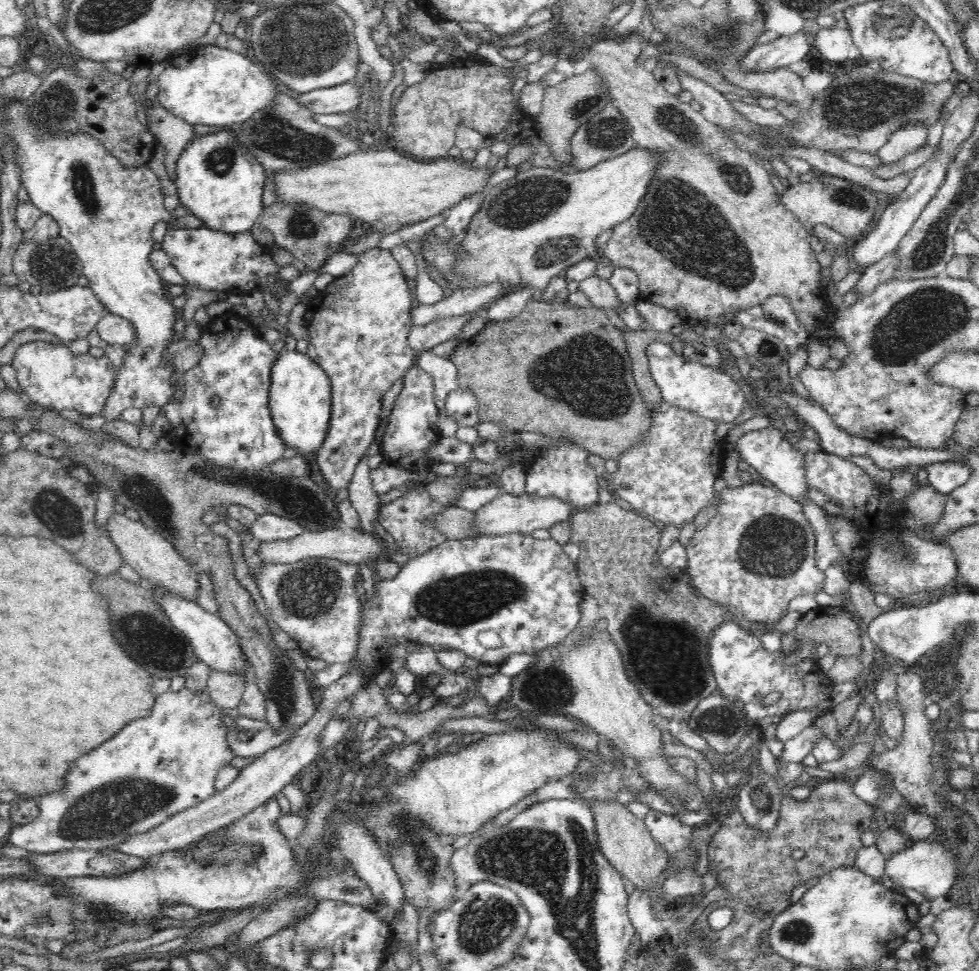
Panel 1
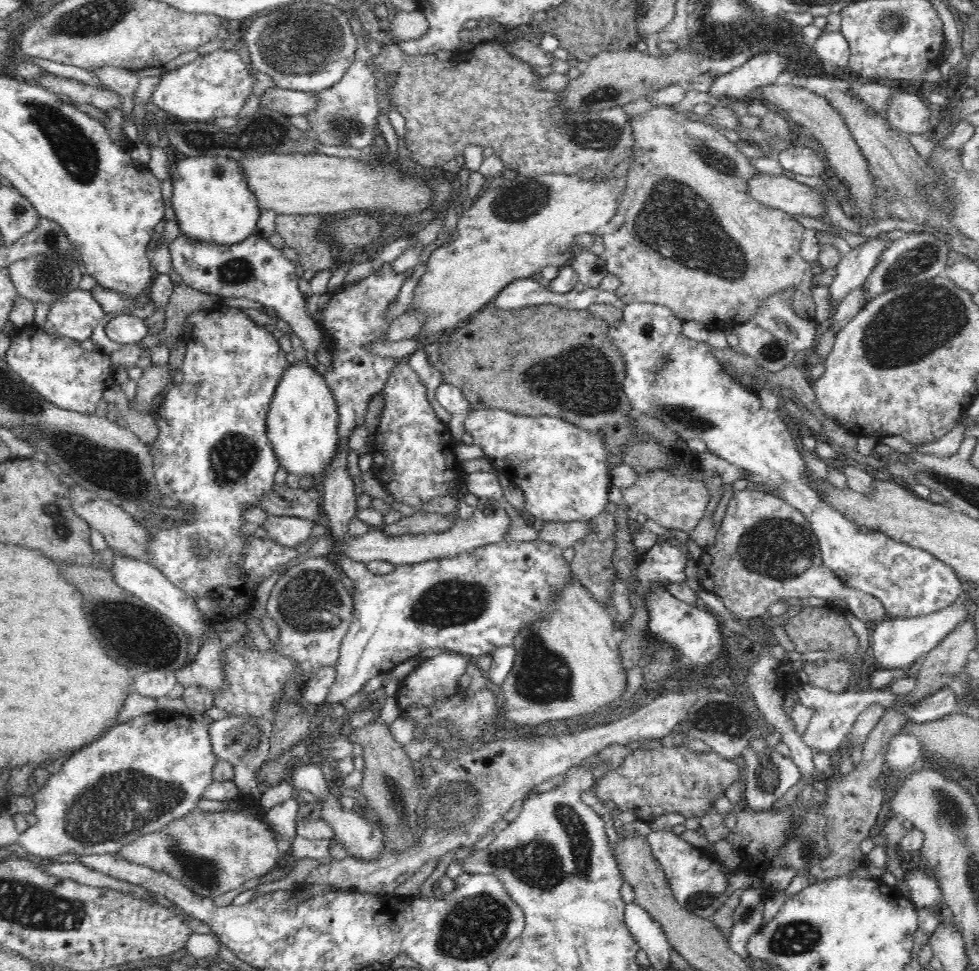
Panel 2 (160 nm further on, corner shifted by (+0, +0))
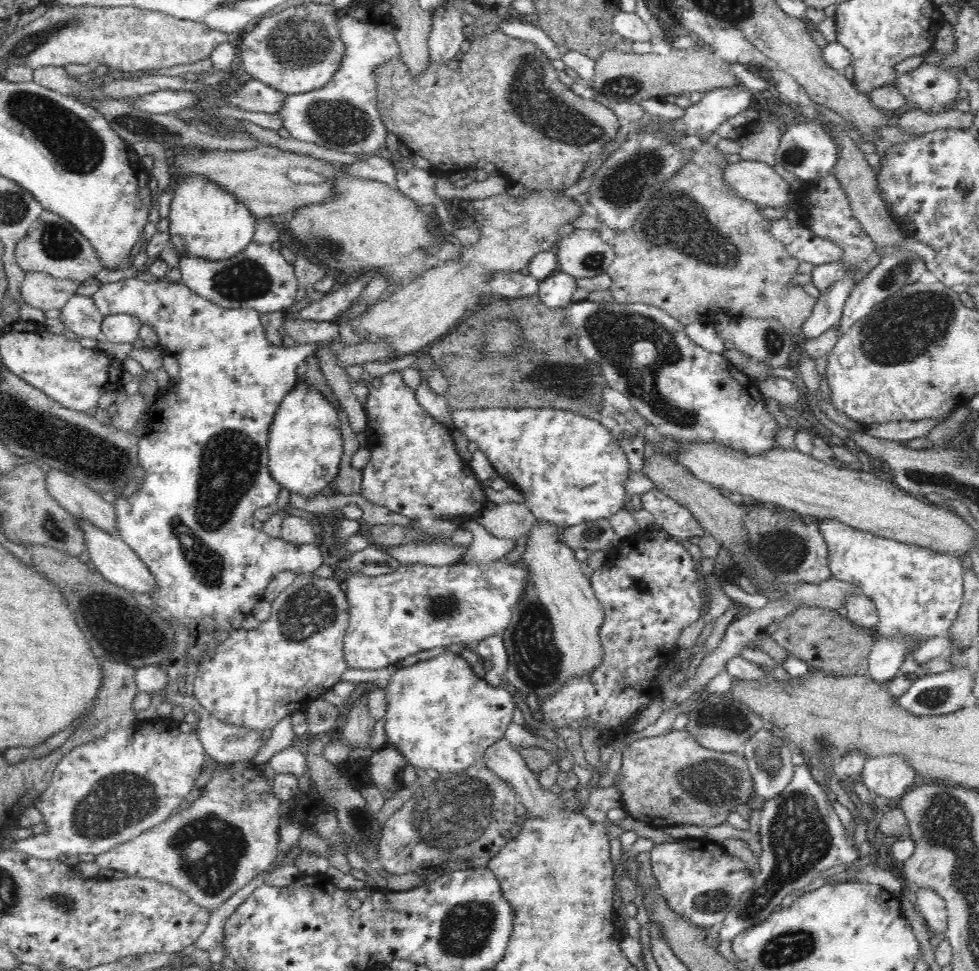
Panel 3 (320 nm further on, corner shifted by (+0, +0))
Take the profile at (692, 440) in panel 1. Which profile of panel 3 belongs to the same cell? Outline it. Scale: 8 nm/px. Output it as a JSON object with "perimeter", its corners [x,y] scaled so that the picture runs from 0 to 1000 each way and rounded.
{"perimeter":[[[668,504],[655,511],[657,523],[666,528],[669,538],[693,556],[720,550],[709,530],[675,505]]]}

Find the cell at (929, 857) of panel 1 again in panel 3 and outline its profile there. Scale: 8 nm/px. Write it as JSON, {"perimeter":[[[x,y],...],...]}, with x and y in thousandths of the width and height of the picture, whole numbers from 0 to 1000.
{"perimeter":[[[940,916],[934,923],[935,935],[946,949],[951,963],[966,963],[968,938],[965,927],[950,916]]]}

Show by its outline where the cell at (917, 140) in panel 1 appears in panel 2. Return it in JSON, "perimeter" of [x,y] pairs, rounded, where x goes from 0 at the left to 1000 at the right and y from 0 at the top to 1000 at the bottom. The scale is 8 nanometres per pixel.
{"perimeter":[[[909,93],[907,125],[921,139],[925,140],[927,136],[950,138],[953,135],[950,130],[950,117],[950,113],[944,108],[938,96]]]}

